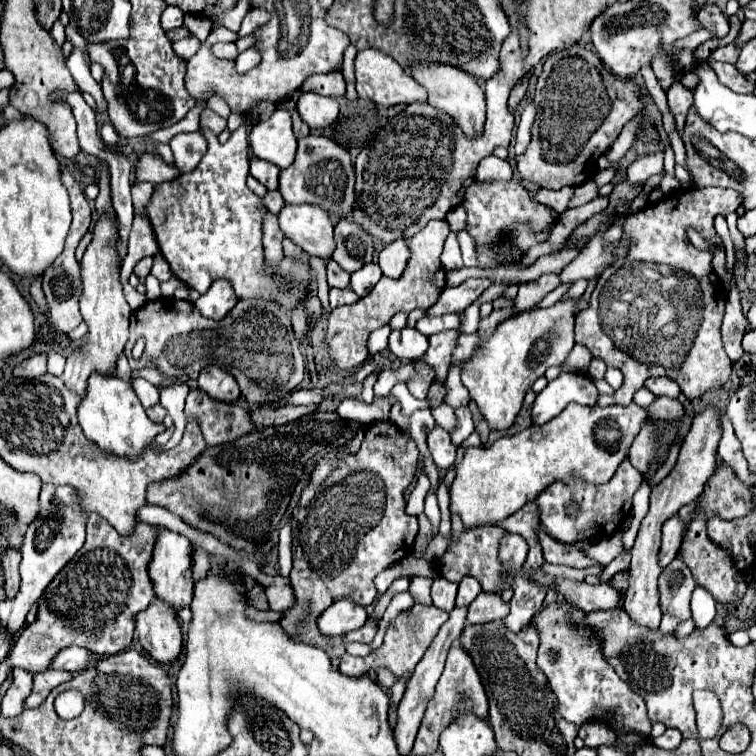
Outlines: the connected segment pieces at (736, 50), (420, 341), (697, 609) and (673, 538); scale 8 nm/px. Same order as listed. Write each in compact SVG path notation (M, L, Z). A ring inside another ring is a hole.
M732 42L732 44L728 44L728 46L718 46L716 50L712 50L710 60L736 64L736 62L738 62L738 54L740 54L740 48L742 48L742 46L738 46L736 42Z
M402 328L390 332L390 352L400 360L416 360L428 350L428 338L416 328Z
M696 586L694 594L692 594L692 618L694 618L696 626L704 628L714 620L714 614L716 614L714 606L716 606L714 596L706 588Z
M676 514L674 518L668 518L662 526L662 546L660 546L660 554L658 554L660 566L668 566L674 560L674 556L678 554L678 548L682 544L682 536L684 536L684 522Z

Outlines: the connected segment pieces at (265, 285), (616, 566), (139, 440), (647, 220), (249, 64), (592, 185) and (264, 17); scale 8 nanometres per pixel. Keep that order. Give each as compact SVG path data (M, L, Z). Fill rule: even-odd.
M246 124L240 126L238 130L234 130L226 144L220 144L220 142L218 142L218 136L216 136L212 130L202 130L202 126L200 126L200 132L202 132L202 136L204 136L206 142L208 142L208 152L206 152L206 156L200 160L200 164L198 164L192 172L180 174L178 178L170 180L170 182L158 184L158 186L154 188L154 194L152 194L150 202L146 204L146 216L148 216L148 220L150 220L152 228L154 228L154 234L156 234L158 246L160 246L160 254L162 254L162 256L166 258L166 262L170 264L172 274L174 274L178 280L182 280L188 288L198 290L200 294L204 294L204 292L210 288L210 284L212 284L214 280L226 278L226 280L232 282L234 292L236 292L238 298L276 298L276 294L280 292L280 288L274 288L272 278L266 278L266 276L262 274L262 262L264 262L264 254L262 254L262 214L266 214L266 208L264 208L262 198L258 198L258 196L256 196L254 192L250 192L248 186L246 186L248 166L250 166L250 164L248 164L248 162L250 162L250 156L248 156L248 132L246 132Z
M628 551L625 554L627 555L619 555L606 566L599 576L602 583L607 583L616 573L628 569L631 561L631 553Z
M92 374L88 378L86 394L78 406L78 422L86 438L96 442L104 452L114 452L118 456L128 458L138 456L156 438L156 434L166 430L164 424L152 422L146 416L146 410L142 408L132 384L118 378L116 374L110 376Z
M698 188L698 190L678 190L664 196L662 202L648 204L638 214L630 216L624 226L624 236L632 240L630 254L602 272L596 288L590 296L590 306L576 316L576 342L586 344L594 358L608 362L612 368L620 368L624 374L624 384L614 396L600 396L598 406L628 406L633 401L634 392L644 386L650 376L668 376L678 382L688 400L702 396L708 390L722 386L732 370L732 362L724 352L722 344L722 318L724 318L724 294L718 276L712 270L712 254L694 248L688 242L686 228L694 226L702 230L704 236L718 242L720 236L714 232L714 216L730 214L742 204L742 198L734 190L726 188Z
M248 48L246 52L238 54L238 58L236 58L236 72L248 72L250 68L254 68L258 64L258 58L260 58L260 54L254 48Z
M594 180L590 182L584 182L582 186L576 186L576 192L574 192L574 198L570 202L570 208L576 208L576 206L582 206L590 200L594 200L598 196L598 186Z
M258 8L247 13L244 17L240 30L239 37L244 37L254 32L254 30L261 25L266 24L270 19L270 14L264 8Z

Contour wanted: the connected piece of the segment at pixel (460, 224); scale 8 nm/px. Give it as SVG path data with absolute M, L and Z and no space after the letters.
M460 204L454 210L450 210L446 220L450 220L450 230L454 230L454 232L464 230L466 228L466 210L464 210L464 206Z

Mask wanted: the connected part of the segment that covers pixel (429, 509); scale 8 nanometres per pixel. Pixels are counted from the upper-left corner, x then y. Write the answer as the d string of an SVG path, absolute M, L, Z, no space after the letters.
M430 488L428 494L426 494L424 514L428 516L428 520L432 524L432 530L438 530L438 526L440 526L440 508L438 508L438 502L436 502L436 490L434 488Z

